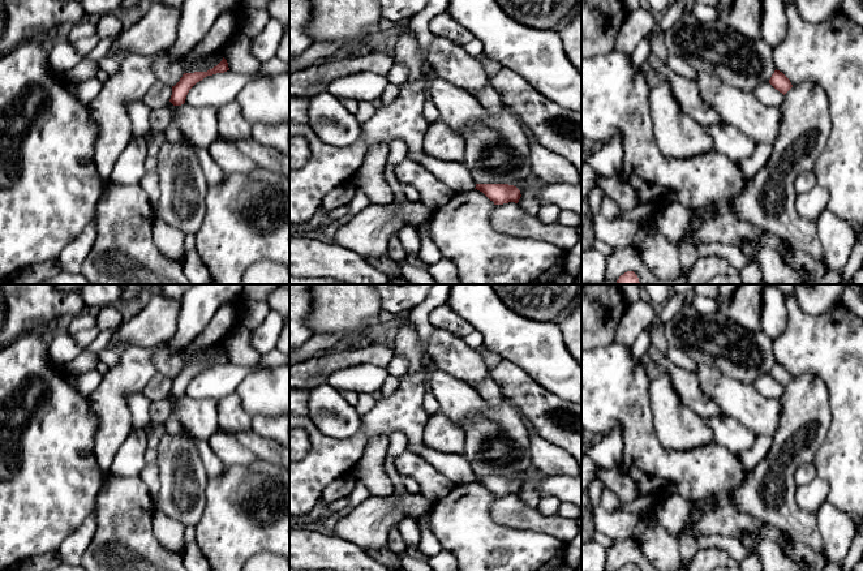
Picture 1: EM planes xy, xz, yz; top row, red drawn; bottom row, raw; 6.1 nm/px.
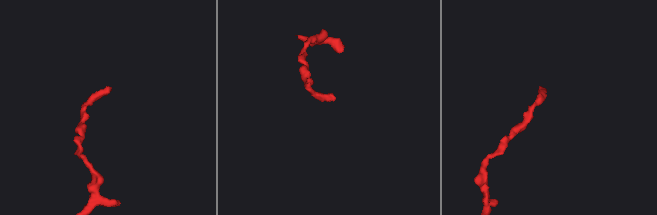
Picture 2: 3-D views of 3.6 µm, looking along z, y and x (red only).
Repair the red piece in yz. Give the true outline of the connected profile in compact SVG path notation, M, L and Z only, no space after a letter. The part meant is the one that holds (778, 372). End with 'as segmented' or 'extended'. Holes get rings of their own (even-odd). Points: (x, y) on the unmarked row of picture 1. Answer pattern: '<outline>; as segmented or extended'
M774 362L769 375L783 387L793 379L790 372L780 362Z; as segmented

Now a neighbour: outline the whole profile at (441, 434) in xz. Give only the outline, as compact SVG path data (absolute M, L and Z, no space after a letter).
M441 413L429 416L422 433L422 442L435 451L460 455L465 452L464 429Z

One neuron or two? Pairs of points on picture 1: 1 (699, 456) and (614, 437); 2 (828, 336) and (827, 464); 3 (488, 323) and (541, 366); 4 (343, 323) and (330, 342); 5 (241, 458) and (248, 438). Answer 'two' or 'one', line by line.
1: two
2: one
3: one
4: two
5: two

